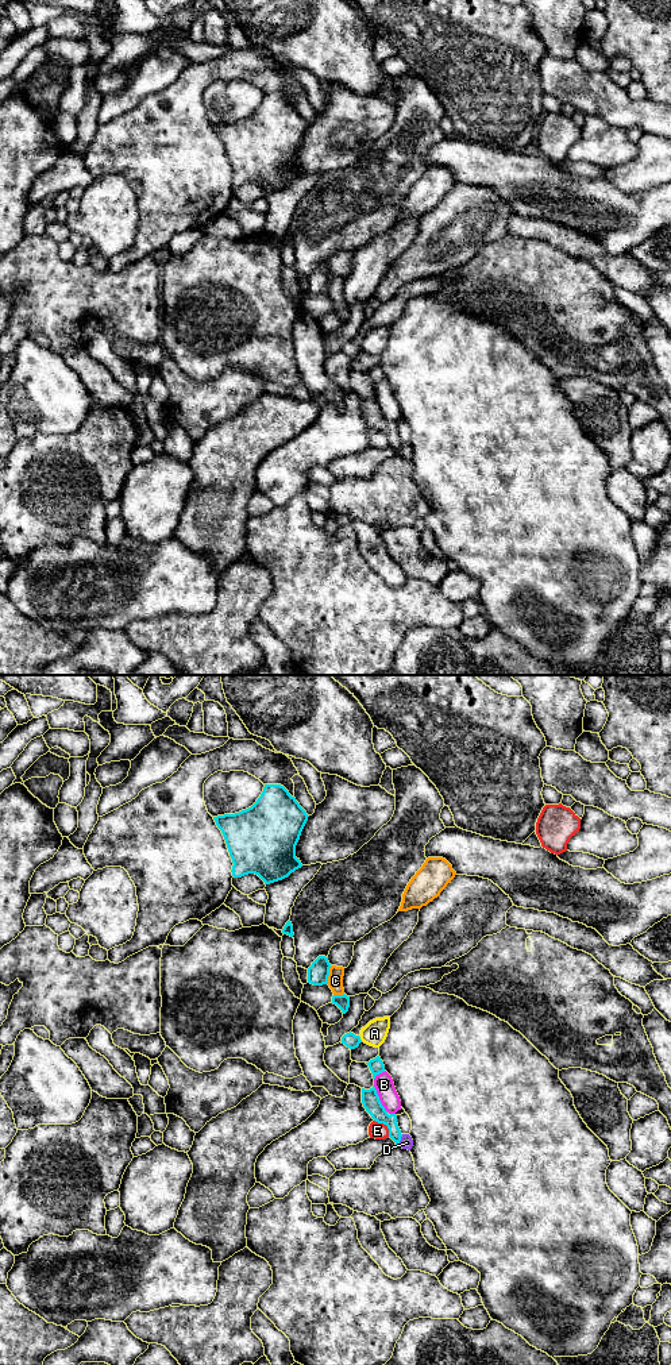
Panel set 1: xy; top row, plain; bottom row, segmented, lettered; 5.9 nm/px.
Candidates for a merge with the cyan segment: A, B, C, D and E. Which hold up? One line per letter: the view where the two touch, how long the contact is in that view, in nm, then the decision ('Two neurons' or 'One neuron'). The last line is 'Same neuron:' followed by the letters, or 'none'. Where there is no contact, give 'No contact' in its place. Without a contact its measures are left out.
A: Touches cyan in xy. Shared border 30 nm. Two neurons
B: Touches cyan in xy. Shared border 180 nm. Two neurons
C: Touches cyan in xy. Shared border 110 nm. Two neurons
D: Touches cyan in xy. Shared border 80 nm. Two neurons
E: Touches cyan in xy. Shared border 140 nm. Two neurons
Same neuron: none

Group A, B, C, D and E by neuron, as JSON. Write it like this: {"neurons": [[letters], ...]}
{"neurons": [["A"], ["B"], ["C"], ["D"], ["E"]]}

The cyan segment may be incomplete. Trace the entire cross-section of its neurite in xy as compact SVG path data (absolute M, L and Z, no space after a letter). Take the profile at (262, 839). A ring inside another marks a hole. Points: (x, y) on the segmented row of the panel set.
M265 784L257 802L239 813L213 817L232 859L232 876L258 875L265 884L301 868L296 845L306 811L281 784Z

